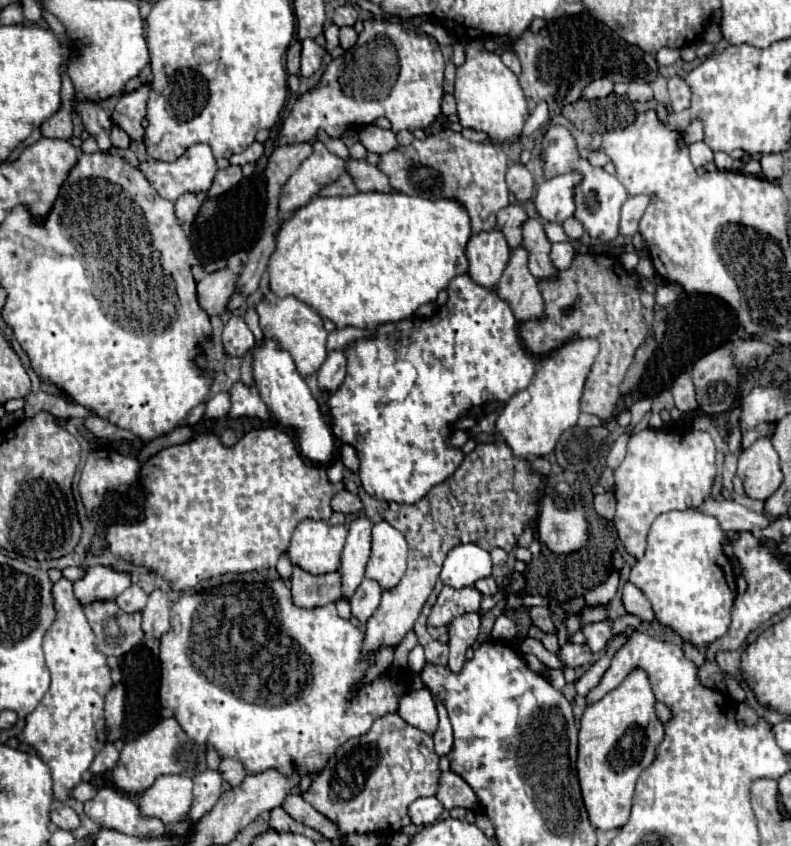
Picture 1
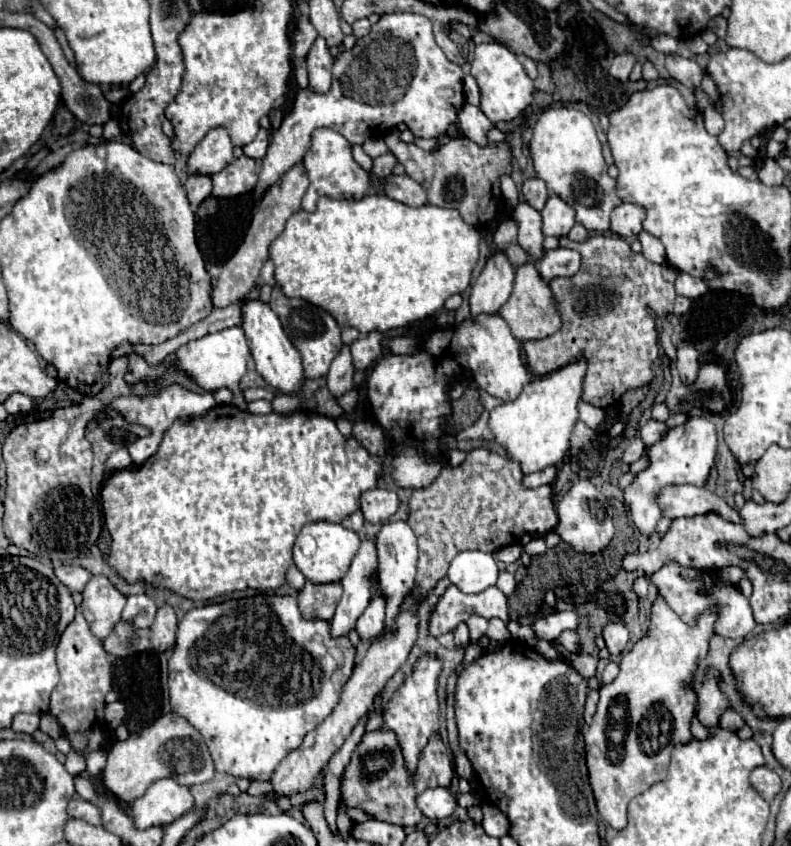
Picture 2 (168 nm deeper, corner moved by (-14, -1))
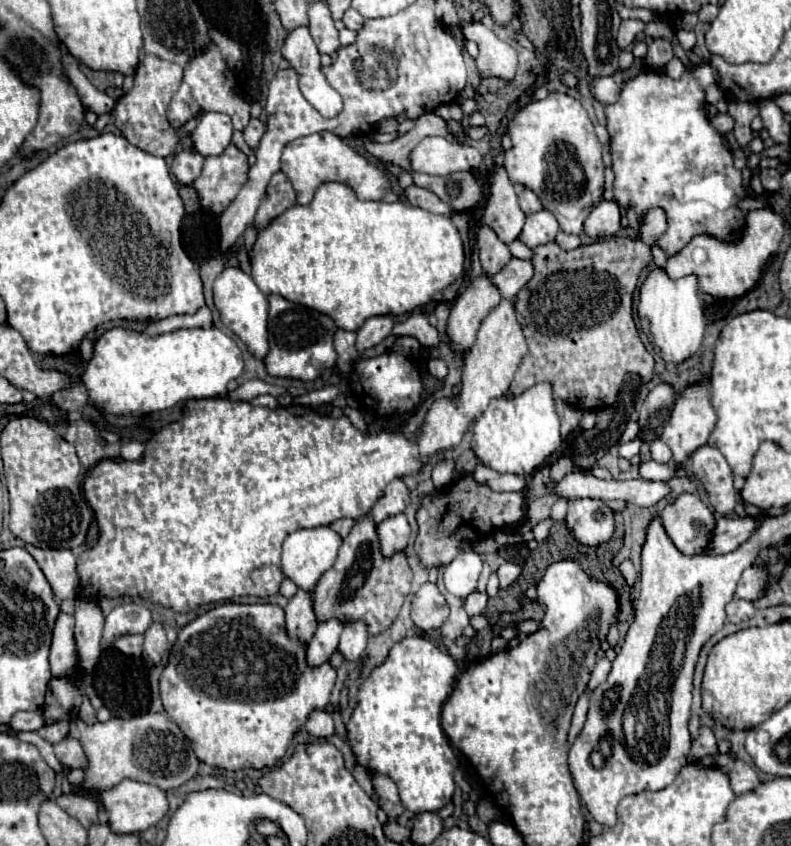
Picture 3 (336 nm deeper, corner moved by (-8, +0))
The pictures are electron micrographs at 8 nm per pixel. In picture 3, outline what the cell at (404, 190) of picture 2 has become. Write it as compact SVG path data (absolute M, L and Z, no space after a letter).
M409 186L405 190L405 196L409 200L409 204L413 206L419 206L423 210L429 210L433 214L453 214L453 210L449 210L449 206L445 206L445 202L441 202L433 192L425 190L425 188L419 188L419 186Z

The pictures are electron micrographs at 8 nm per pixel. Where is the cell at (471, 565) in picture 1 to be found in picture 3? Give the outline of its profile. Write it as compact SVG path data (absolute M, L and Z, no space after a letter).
M469 550L469 552L459 552L453 562L445 568L443 574L443 582L449 594L465 598L469 596L479 582L483 570L483 560L477 552Z

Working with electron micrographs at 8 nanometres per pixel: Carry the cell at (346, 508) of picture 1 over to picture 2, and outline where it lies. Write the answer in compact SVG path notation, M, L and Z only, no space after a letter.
M371 489L361 495L361 511L369 523L385 523L399 509L399 495L391 489Z

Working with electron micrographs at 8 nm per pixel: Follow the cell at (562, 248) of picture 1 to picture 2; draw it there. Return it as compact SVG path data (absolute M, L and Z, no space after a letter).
M557 247L553 251L545 251L543 259L531 259L529 257L527 263L531 263L539 271L543 281L549 283L553 277L571 277L571 275L575 275L579 271L581 257L579 257L577 251Z

